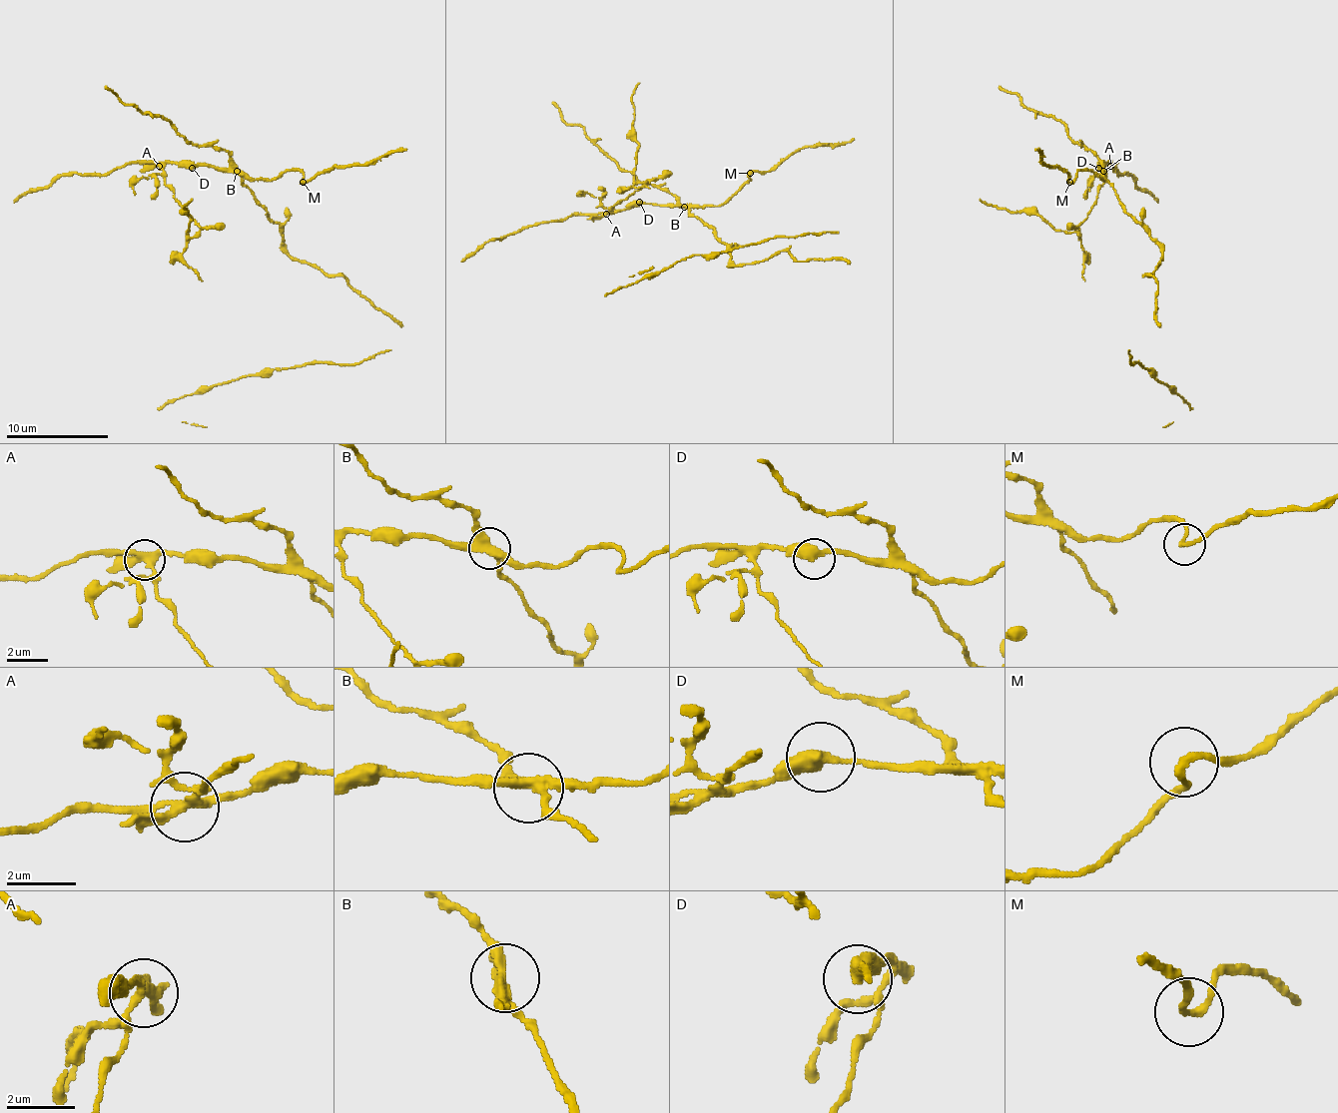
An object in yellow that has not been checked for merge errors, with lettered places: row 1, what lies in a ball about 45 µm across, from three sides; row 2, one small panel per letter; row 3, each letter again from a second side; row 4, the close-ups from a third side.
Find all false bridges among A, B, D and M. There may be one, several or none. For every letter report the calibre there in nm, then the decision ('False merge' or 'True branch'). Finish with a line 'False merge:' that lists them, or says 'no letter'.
A: Thickness 280 nm. False merge
B: Thickness 320 nm. False merge
D: Thickness 400 nm. True branch
M: Thickness 200 nm. True branch
False merge: A, B

